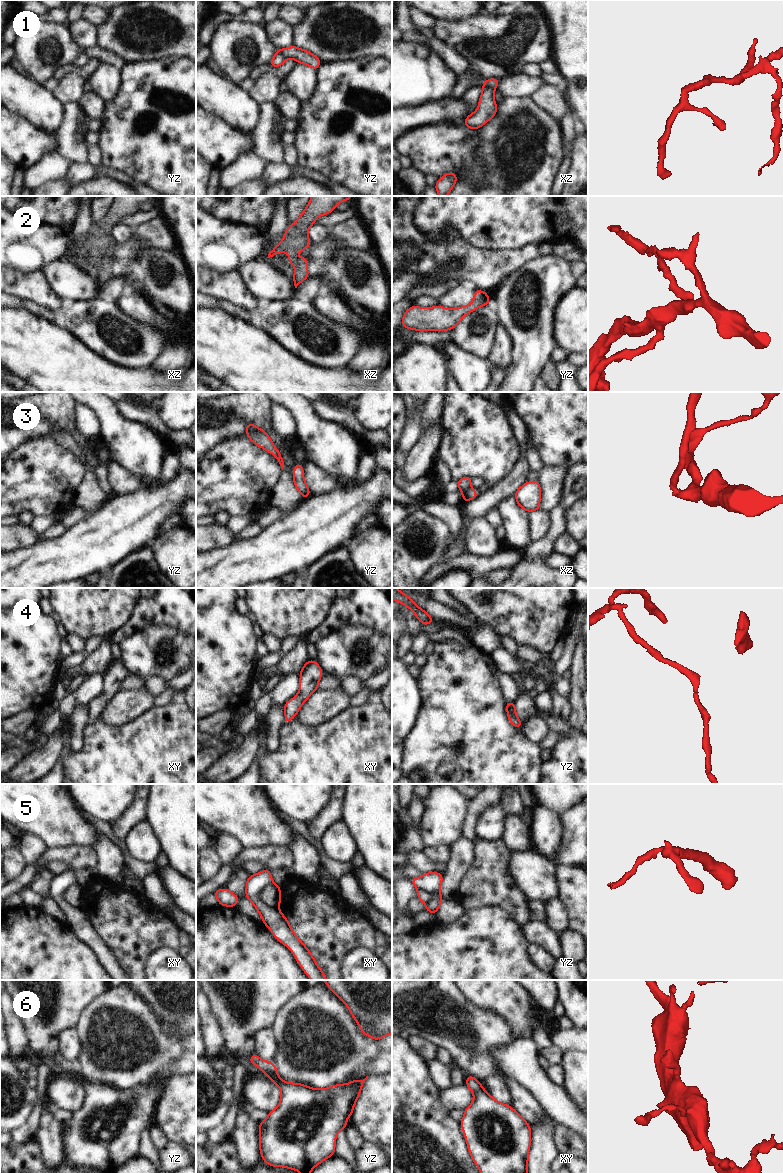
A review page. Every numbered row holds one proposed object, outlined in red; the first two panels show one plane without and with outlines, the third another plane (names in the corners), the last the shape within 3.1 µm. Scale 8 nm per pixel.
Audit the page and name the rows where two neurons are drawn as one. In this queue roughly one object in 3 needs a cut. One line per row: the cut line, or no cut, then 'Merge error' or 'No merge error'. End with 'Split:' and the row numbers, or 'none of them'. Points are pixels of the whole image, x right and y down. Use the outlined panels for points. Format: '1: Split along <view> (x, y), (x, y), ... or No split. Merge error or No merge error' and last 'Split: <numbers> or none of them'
1: Split along yz (276, 53), (281, 53), (286, 58). Merge error
2: No split. No merge error
3: No split. No merge error
4: No split. No merge error
5: Split along xy (267, 883), (257, 892), (257, 896), (269, 905), (277, 908). Merge error
6: No split. No merge error
Split: 1, 5

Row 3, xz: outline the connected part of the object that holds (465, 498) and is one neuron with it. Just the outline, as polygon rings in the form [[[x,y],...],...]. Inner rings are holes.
[[[470,476],[462,477],[458,480],[458,490],[463,493],[462,502],[475,499],[479,493],[472,489]]]

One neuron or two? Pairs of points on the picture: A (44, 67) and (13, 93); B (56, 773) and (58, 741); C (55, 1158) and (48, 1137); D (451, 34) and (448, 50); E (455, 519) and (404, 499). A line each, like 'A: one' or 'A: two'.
A: two
B: two
C: one
D: two
E: one

